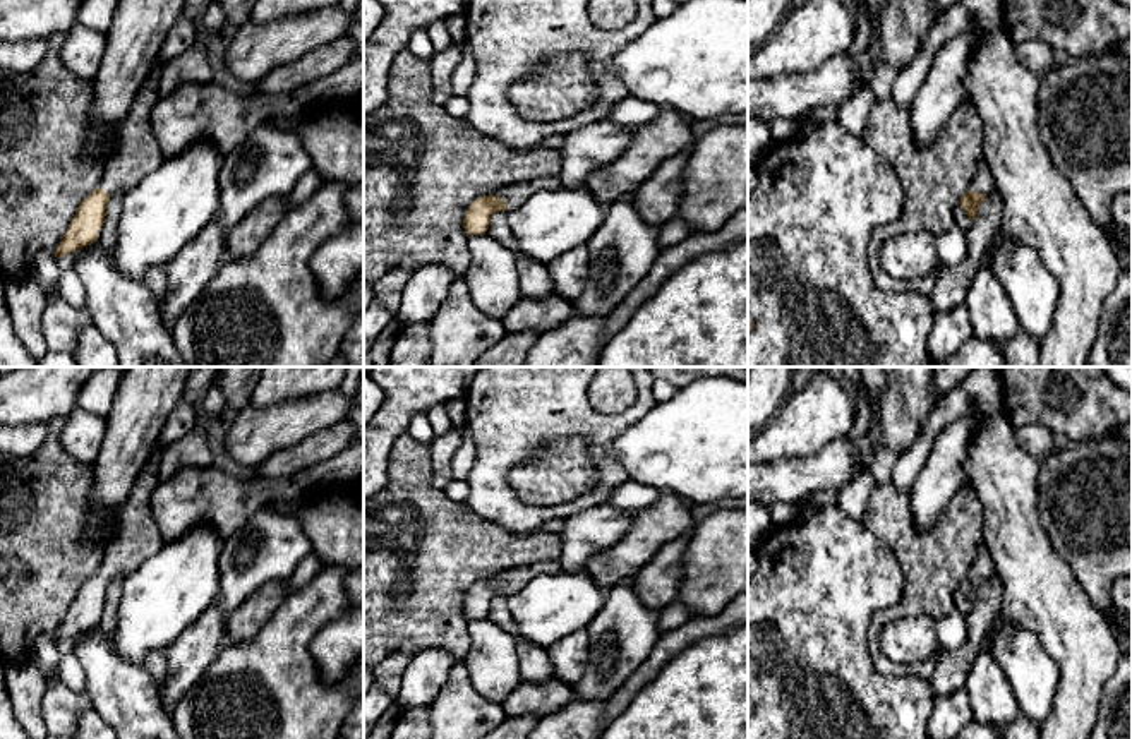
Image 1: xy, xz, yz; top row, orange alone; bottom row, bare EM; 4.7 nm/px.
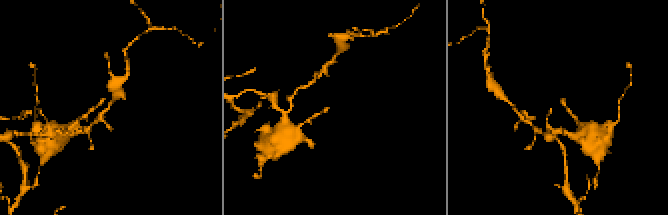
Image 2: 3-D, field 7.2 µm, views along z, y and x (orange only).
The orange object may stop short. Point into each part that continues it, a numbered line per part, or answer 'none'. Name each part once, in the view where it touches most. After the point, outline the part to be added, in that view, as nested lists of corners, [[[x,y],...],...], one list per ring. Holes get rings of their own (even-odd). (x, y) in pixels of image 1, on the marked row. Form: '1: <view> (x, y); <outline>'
1: xz (513, 196); [[[554,175],[554,177],[533,178],[530,182],[508,185],[492,192],[492,195],[497,195],[499,199],[503,199],[508,211],[515,211],[520,206],[523,206],[535,192],[554,190],[554,189],[559,189],[561,185],[563,185],[561,175]]]

